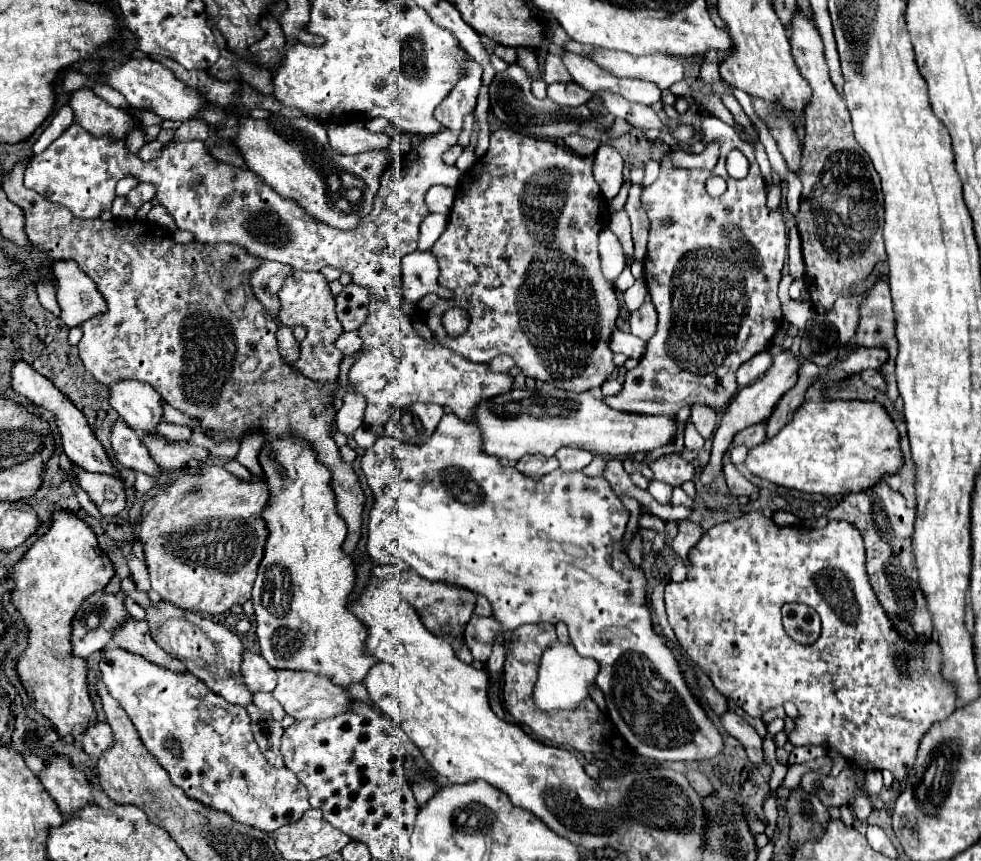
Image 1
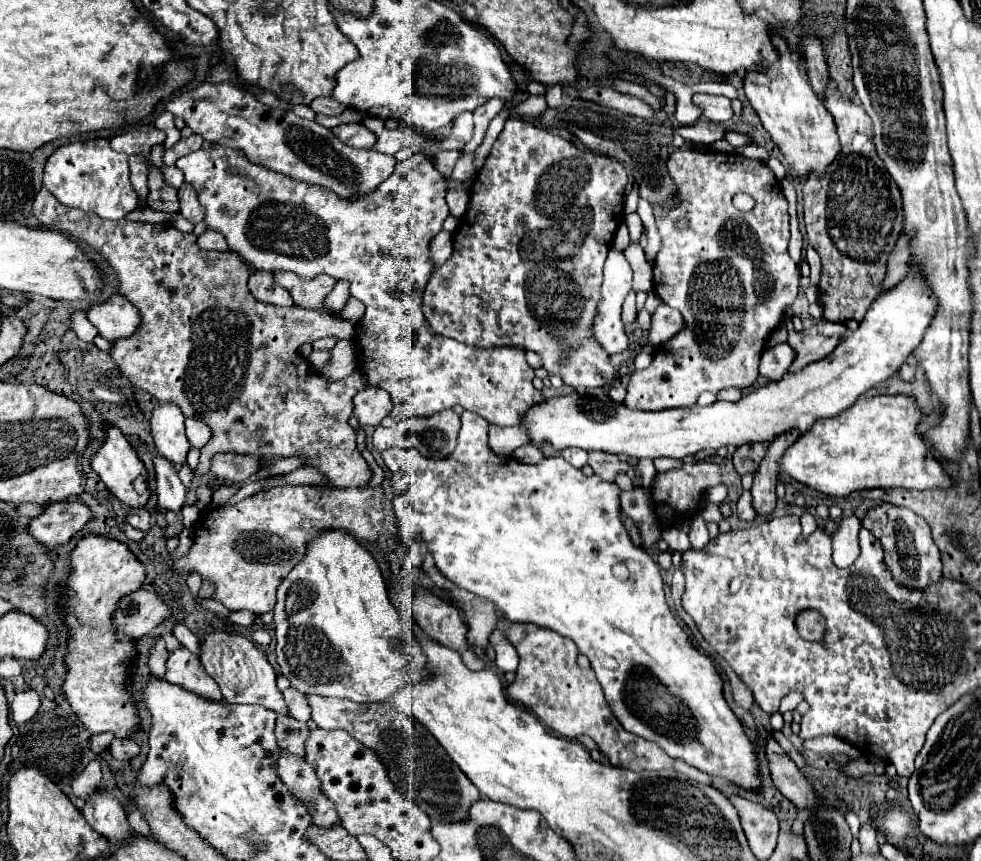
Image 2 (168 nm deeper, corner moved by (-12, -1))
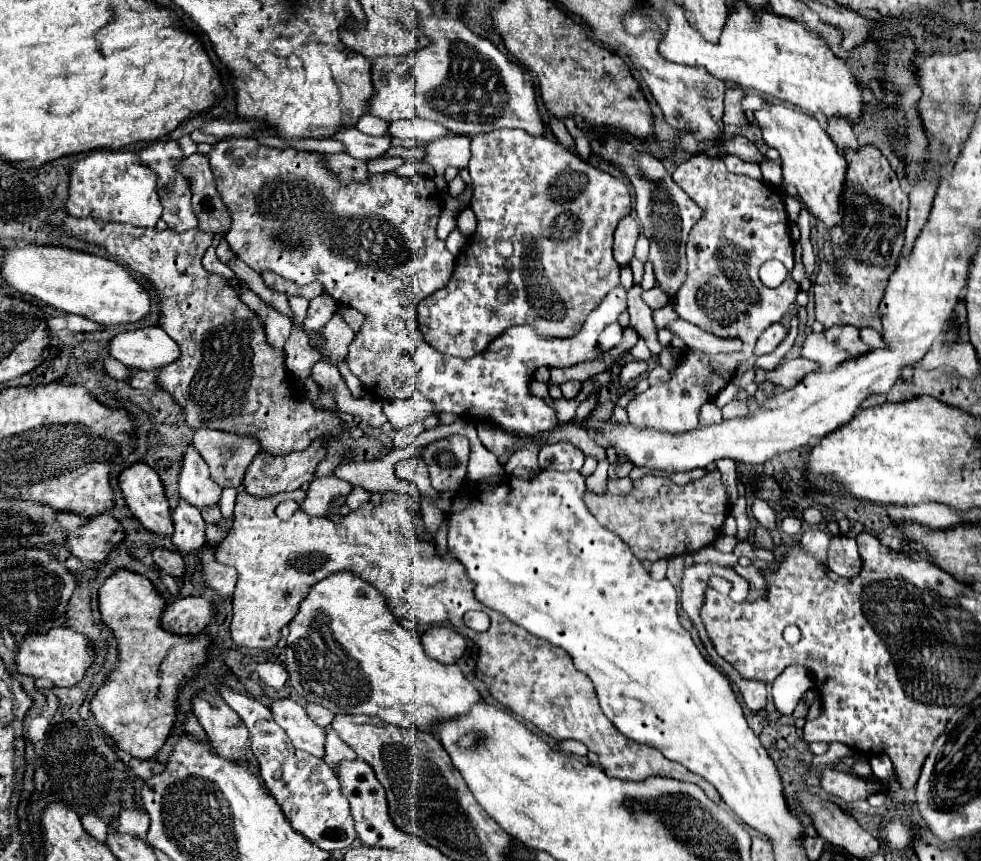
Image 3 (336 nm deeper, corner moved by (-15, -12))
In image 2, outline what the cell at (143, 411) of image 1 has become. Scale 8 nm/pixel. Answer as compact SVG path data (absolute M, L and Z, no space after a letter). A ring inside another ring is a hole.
M159 402L157 410L151 414L151 434L157 452L173 464L183 464L189 452L189 440L185 436L183 414L173 402Z

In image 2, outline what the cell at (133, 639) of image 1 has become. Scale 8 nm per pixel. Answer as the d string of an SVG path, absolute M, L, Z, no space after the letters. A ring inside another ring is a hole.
M179 646L169 652L165 680L173 684L181 684L185 686L185 690L191 690L203 698L223 700L217 682L203 670L195 654L191 654L185 646Z

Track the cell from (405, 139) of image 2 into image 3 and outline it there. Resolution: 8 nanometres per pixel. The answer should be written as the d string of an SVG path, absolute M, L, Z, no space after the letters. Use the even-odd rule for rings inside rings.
M446 135L442 139L436 139L426 145L428 157L426 163L430 163L438 177L444 173L446 167L464 169L470 161L470 137L466 135Z

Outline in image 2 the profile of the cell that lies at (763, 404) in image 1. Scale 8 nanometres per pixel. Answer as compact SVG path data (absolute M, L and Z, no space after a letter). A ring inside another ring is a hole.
M815 322L809 330L801 330L801 332L791 332L789 334L789 344L795 350L795 360L789 368L789 372L799 372L801 368L805 368L811 362L823 360L827 358L837 346L837 338L841 338L841 334L845 334L845 326L839 322Z

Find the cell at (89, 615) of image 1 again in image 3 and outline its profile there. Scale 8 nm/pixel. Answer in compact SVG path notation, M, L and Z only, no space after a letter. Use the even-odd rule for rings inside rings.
M184 597L166 607L162 625L178 635L196 635L216 621L216 607L204 597Z

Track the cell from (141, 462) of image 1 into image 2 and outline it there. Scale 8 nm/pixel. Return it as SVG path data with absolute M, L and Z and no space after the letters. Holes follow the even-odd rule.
M161 454L153 456L153 464L155 464L155 478L157 478L159 506L179 512L181 506L185 504L187 488L179 480L177 468L171 466L171 462L167 458L163 458Z

